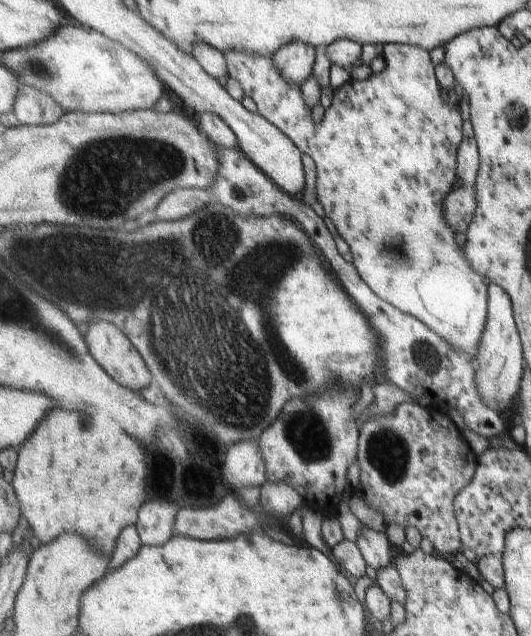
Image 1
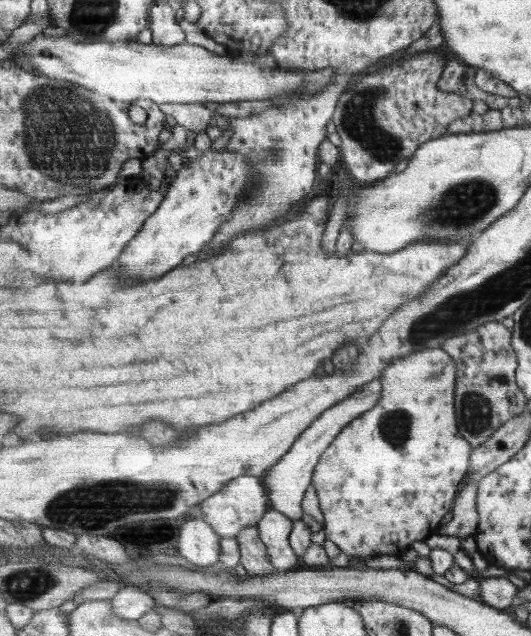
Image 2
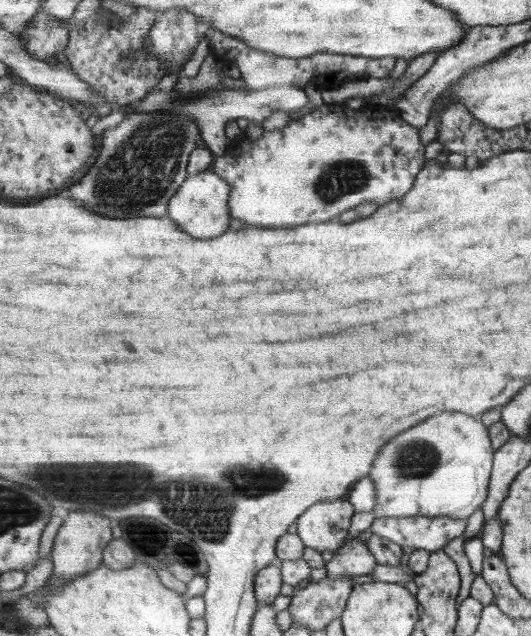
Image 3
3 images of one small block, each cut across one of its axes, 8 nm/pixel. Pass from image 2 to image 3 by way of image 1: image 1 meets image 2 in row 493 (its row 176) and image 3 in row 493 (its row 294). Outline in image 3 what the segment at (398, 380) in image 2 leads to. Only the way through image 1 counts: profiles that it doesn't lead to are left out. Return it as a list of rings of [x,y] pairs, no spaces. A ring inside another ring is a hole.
[[[443,412],[399,434],[383,448],[370,472],[378,492],[375,518],[423,515],[466,520],[487,500],[495,454],[489,427],[463,412]]]

